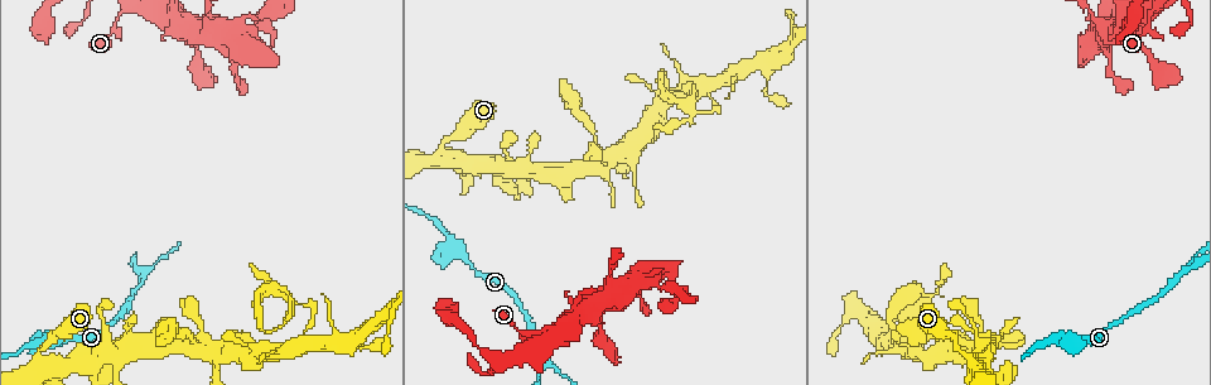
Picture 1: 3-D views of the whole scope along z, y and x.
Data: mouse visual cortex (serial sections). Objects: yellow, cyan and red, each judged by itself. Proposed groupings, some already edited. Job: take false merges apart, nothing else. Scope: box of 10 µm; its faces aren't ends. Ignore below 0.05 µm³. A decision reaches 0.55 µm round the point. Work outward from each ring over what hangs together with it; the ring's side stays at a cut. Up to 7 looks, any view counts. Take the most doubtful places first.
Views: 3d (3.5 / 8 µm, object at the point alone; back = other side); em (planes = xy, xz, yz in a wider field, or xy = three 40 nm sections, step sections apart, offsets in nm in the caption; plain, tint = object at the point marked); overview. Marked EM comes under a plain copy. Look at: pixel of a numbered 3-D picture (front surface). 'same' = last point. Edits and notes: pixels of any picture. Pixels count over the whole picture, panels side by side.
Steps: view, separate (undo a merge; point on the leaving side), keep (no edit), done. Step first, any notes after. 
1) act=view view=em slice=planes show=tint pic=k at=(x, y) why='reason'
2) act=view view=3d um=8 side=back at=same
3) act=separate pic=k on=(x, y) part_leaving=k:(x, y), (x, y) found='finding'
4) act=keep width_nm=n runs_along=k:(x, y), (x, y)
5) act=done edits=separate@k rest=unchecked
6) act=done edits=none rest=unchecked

act=view view=3d um=3.5 pic=1 at=(1179, 275) why='arms part here'

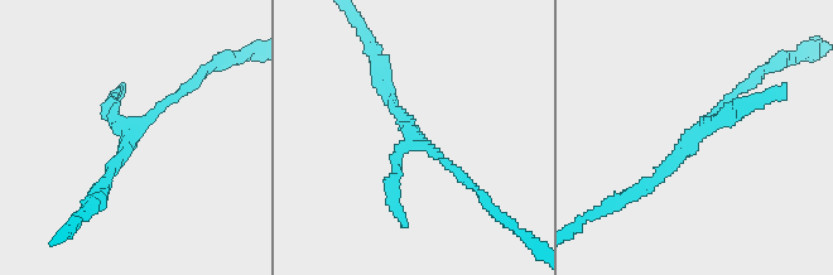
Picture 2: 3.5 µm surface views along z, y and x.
act=view view=em slice=xy step=1 show=tint pic=2 at=(132, 139) arms=3 arm_widths_nm=100,150,200 why='shape alone is not enough'

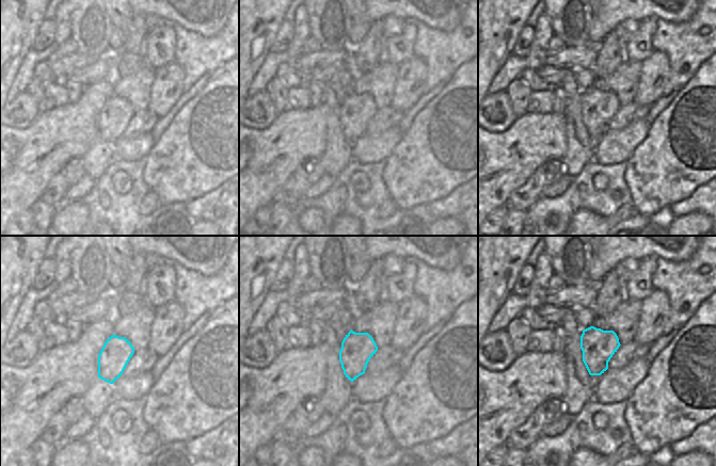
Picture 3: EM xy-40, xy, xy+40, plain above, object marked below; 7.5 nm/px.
act=keep width_nm=240 runs_along=2:(640, 192), (704, 125), (756, 95) found='continuous, no second cell'

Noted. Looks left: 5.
act=view view=3d um=3.5 pic=1 at=(970, 363) why='narrows sharply'

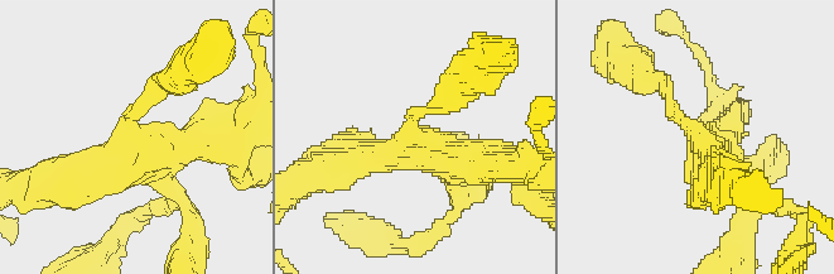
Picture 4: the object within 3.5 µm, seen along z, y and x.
act=view view=em slice=xy step=3 show=tint pic=4 at=(416, 140) arms=4 arm_widths_nm=200,250,400,450 why='need the tissue'

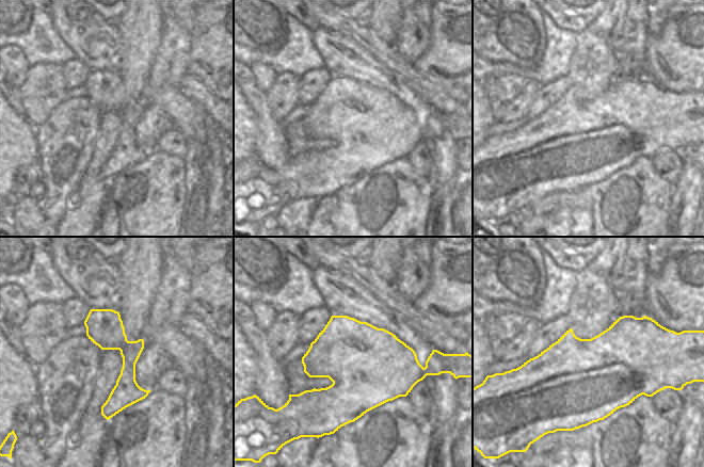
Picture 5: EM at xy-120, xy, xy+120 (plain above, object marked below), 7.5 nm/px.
act=keep runs_along=5:(93, 311), (128, 350), (106, 415) found='all the same cell'

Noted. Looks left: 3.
act=view view=3d um=8 side=back pic=1 at=(609, 276) why='calibre changes'

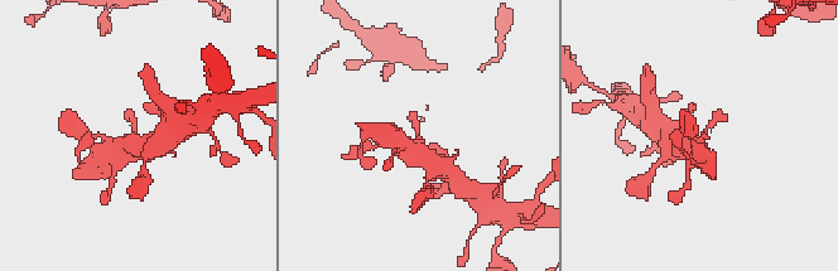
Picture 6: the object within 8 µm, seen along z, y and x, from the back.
act=view view=3d um=3.5 at=same why='closer look'

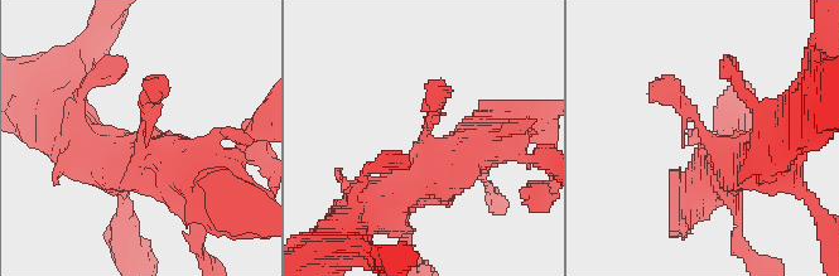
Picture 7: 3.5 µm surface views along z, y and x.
act=keep runs_along=7:(751, 163), (718, 151), (670, 90), (654, 101) found='all the same cell'

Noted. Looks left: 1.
act=done edits=none rest=unchecked

